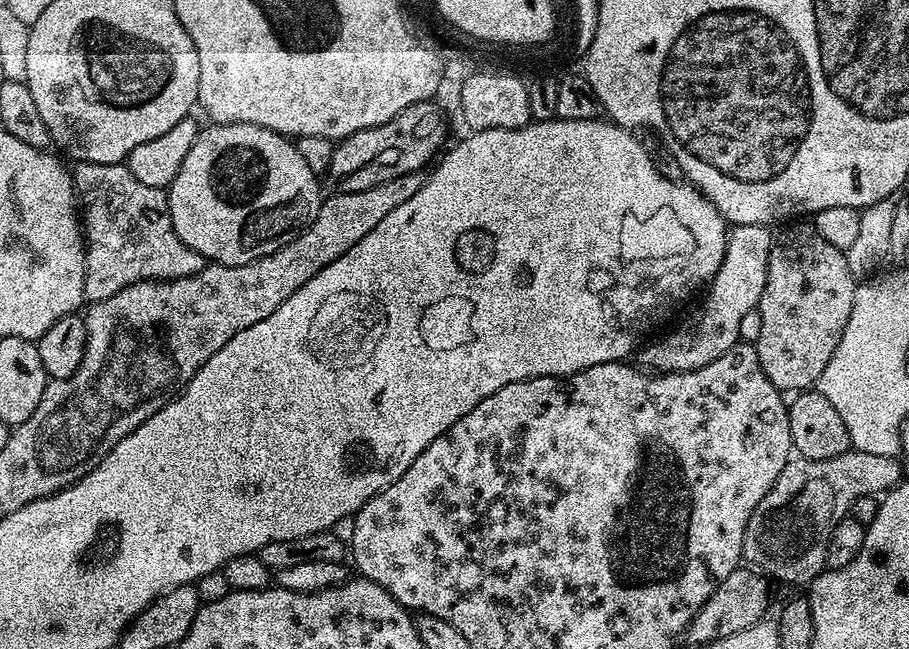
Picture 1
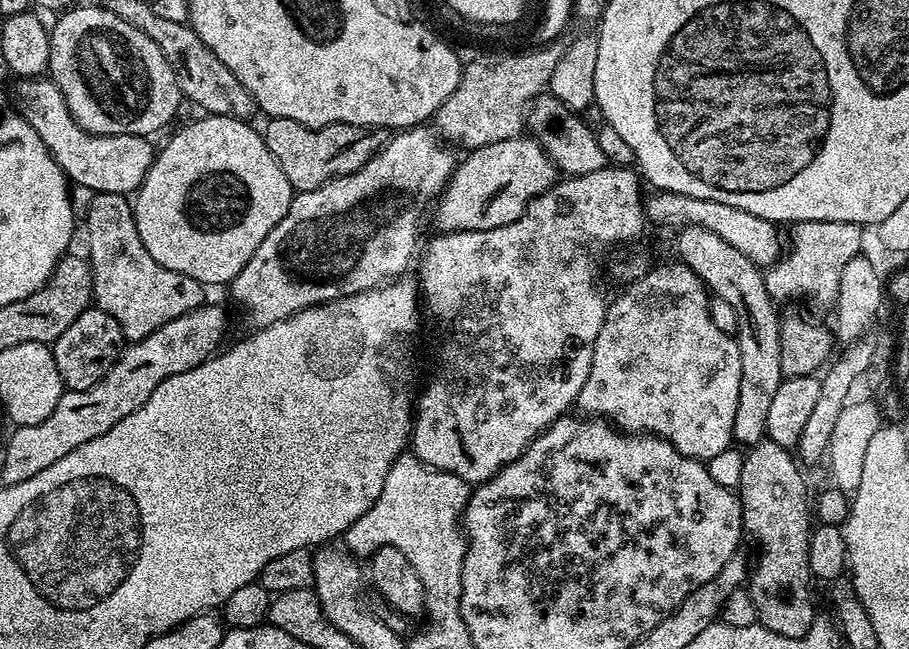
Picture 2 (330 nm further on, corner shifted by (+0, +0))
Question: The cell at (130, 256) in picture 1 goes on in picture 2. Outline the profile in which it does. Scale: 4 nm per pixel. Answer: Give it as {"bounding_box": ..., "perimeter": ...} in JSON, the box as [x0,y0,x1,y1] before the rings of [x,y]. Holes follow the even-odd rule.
{"bounding_box":[86,192,205,342],"perimeter":[[[97,192],[87,206],[86,215],[88,215],[86,259],[92,266],[92,299],[95,307],[101,308],[103,312],[110,314],[110,318],[114,318],[114,322],[118,322],[125,341],[135,342],[146,338],[146,334],[154,334],[158,326],[166,326],[166,322],[205,303],[205,285],[190,278],[190,274],[178,274],[178,270],[166,270],[166,266],[150,258],[150,250],[142,246],[142,238],[136,225],[136,214],[127,195]]]}

